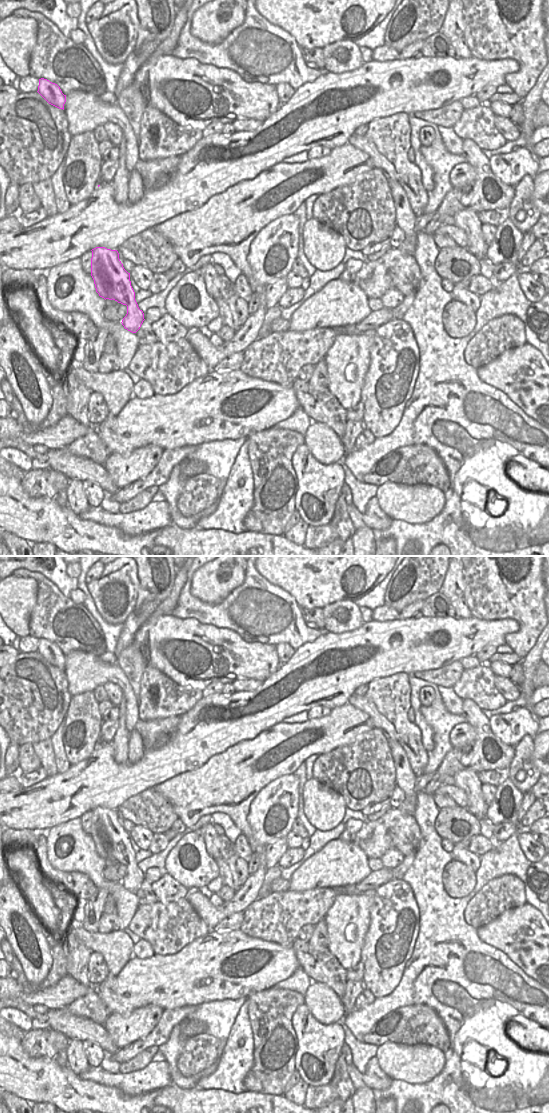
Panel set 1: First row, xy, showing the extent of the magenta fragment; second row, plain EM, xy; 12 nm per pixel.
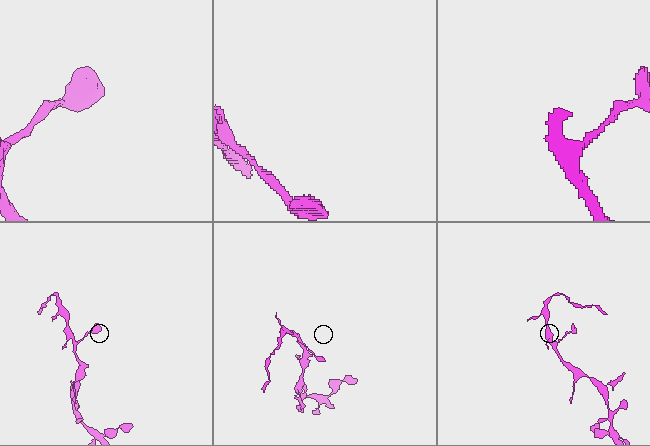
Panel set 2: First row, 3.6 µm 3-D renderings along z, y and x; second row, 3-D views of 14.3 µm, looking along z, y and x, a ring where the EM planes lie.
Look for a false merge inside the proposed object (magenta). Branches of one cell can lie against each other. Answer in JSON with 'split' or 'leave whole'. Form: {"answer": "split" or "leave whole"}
{"answer": "leave whole"}

